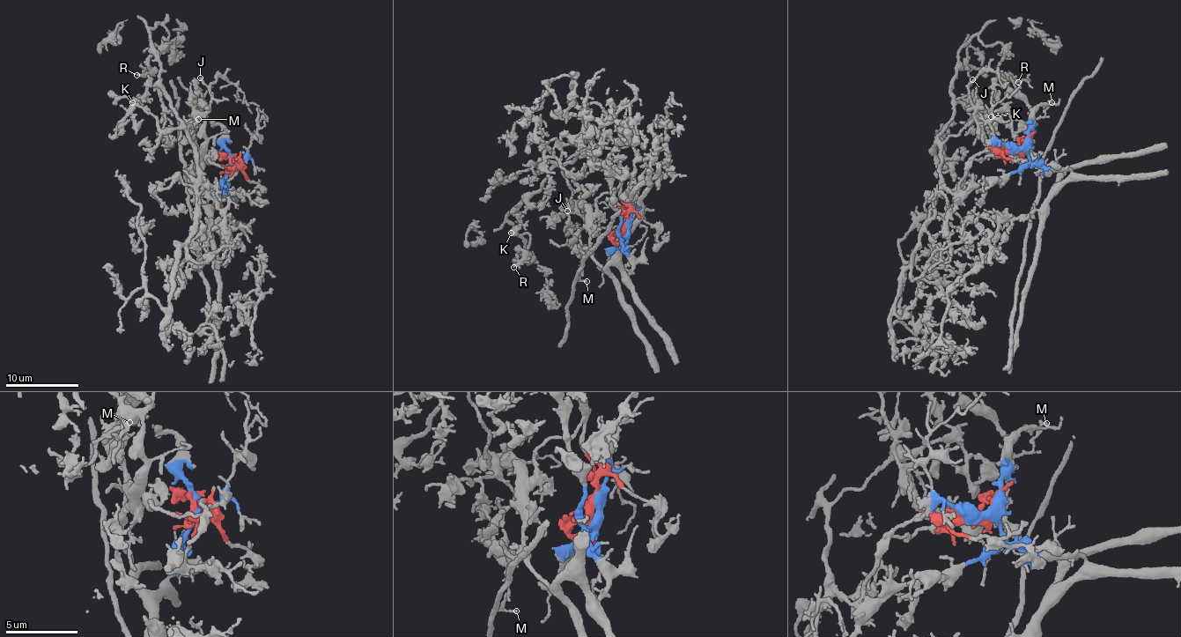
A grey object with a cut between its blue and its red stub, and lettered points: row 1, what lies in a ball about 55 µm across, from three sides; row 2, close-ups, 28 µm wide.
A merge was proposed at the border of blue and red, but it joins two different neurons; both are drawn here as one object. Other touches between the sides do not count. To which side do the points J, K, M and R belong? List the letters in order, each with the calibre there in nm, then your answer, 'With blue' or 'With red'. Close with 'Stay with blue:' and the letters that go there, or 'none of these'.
J: Thickness 150 nm. With blue
K: Thickness 300 nm. With red
M: Thickness 110 nm. With blue
R: Thickness 220 nm. With red
Stay with blue: J, M

